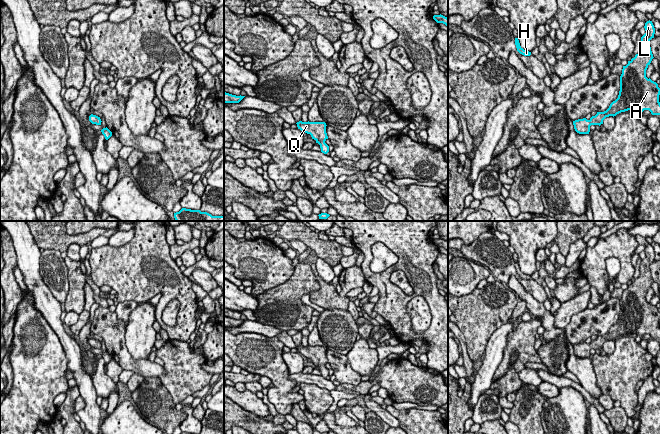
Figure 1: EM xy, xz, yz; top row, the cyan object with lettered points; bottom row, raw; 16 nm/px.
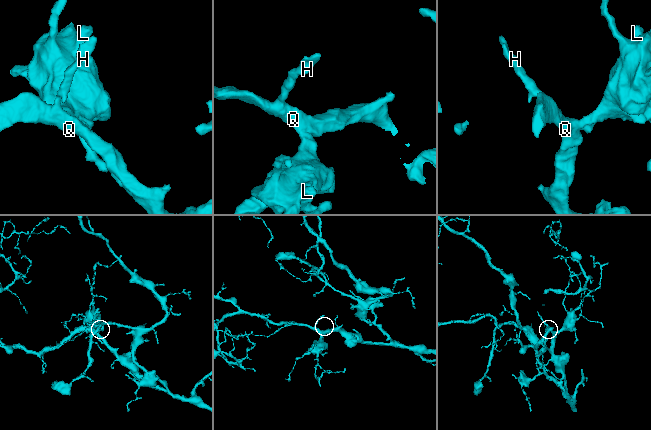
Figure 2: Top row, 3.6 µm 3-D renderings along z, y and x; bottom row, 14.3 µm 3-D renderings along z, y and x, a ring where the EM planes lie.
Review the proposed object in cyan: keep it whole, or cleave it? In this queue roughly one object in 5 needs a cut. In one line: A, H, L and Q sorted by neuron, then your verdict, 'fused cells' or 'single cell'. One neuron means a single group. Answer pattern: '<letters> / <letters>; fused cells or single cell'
A H L Q; single cell

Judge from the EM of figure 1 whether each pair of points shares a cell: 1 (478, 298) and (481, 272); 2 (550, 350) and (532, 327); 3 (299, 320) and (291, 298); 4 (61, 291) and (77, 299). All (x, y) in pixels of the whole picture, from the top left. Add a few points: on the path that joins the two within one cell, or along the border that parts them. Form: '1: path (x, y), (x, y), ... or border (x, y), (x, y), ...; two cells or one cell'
1: border (476, 287), (471, 292), (458, 297); two cells
2: border (536, 351), (542, 362); two cells
3: path (295, 315), (292, 303); one cell
4: border (66, 270), (68, 293), (63, 302); two cells

